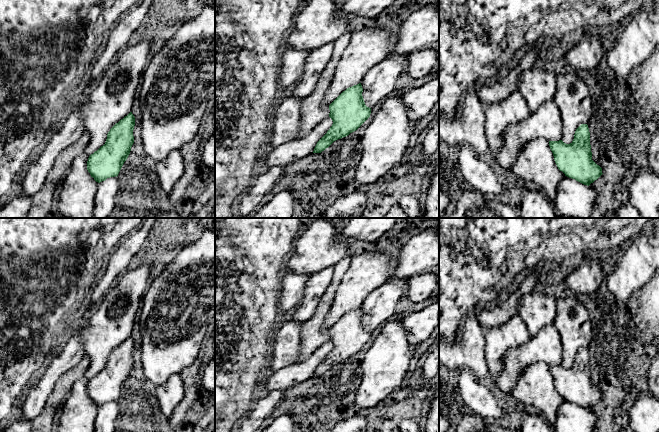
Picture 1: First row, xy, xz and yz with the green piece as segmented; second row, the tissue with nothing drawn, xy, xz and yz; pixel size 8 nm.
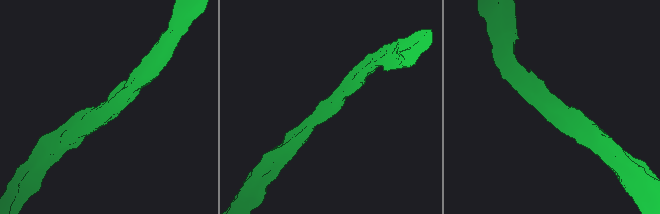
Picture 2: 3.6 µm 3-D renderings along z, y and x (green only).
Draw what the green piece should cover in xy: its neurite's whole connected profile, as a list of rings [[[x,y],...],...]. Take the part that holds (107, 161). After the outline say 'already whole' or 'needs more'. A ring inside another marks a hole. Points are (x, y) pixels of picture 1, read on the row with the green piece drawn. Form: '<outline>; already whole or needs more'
[[[130,112],[110,129],[105,144],[89,156],[87,170],[96,182],[118,176],[134,143],[134,126],[135,117]]]; already whole

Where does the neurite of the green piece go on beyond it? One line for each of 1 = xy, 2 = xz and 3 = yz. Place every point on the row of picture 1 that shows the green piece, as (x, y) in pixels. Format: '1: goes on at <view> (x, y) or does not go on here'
1: does not go on here
2: does not go on here
3: does not go on here

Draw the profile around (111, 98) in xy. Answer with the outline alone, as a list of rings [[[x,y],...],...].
[[[144,37],[138,43],[124,49],[120,57],[106,68],[98,81],[85,94],[81,118],[84,133],[90,136],[84,152],[88,156],[105,144],[110,129],[131,112],[138,98],[142,77],[151,60],[152,45],[153,40]]]

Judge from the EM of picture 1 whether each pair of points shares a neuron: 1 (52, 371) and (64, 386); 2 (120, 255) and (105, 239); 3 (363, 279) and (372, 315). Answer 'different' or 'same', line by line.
1: different
2: different
3: different

